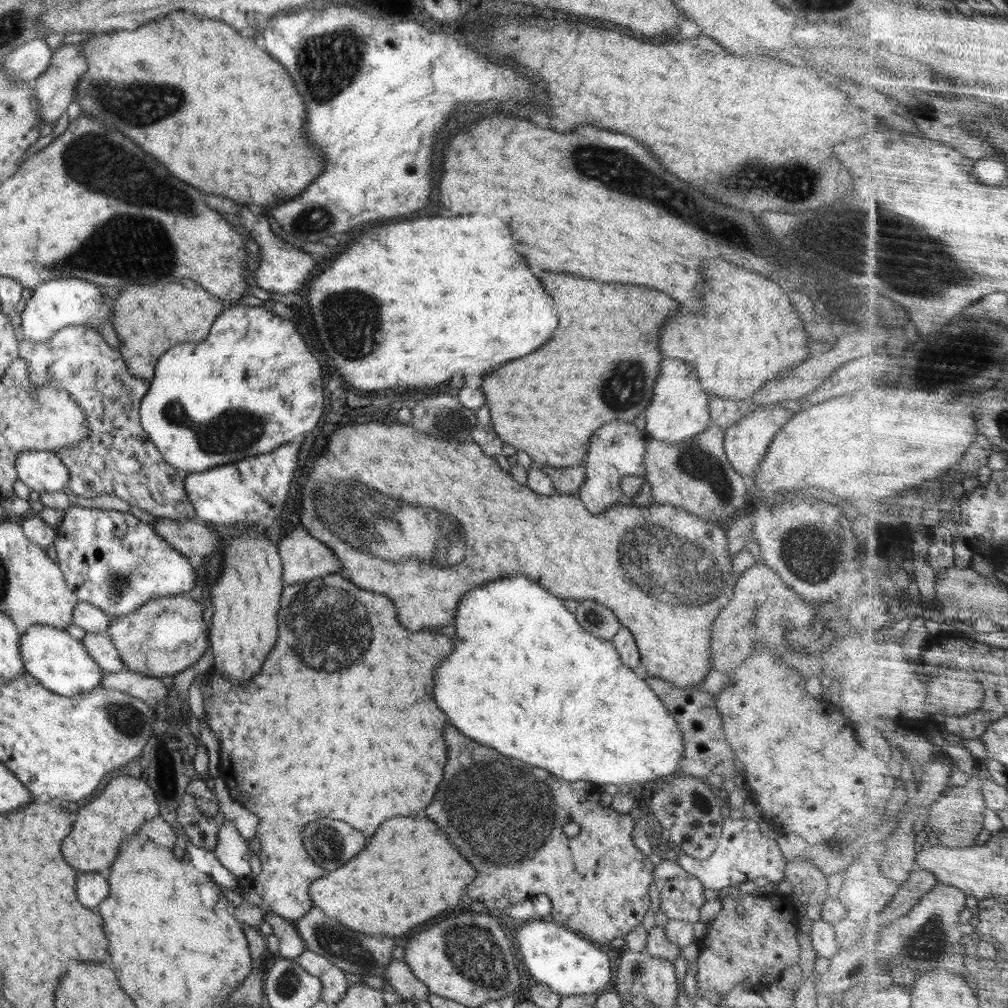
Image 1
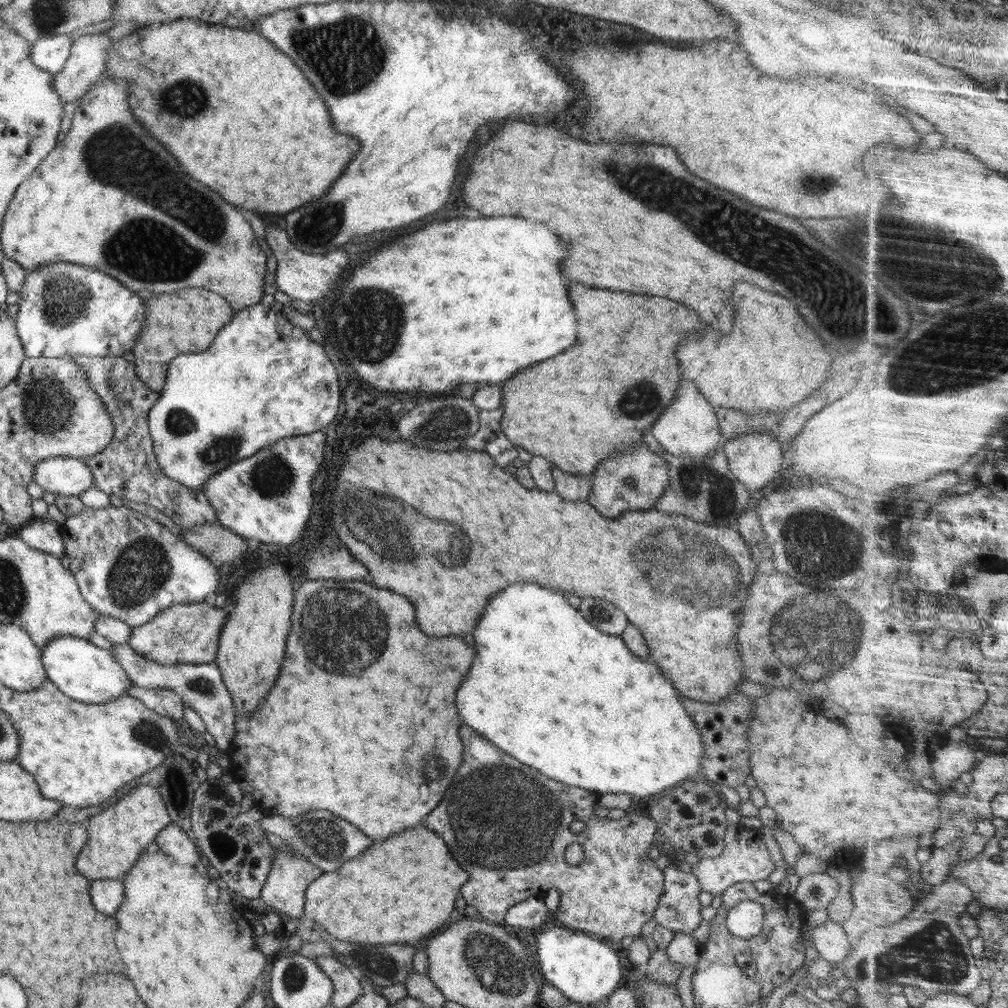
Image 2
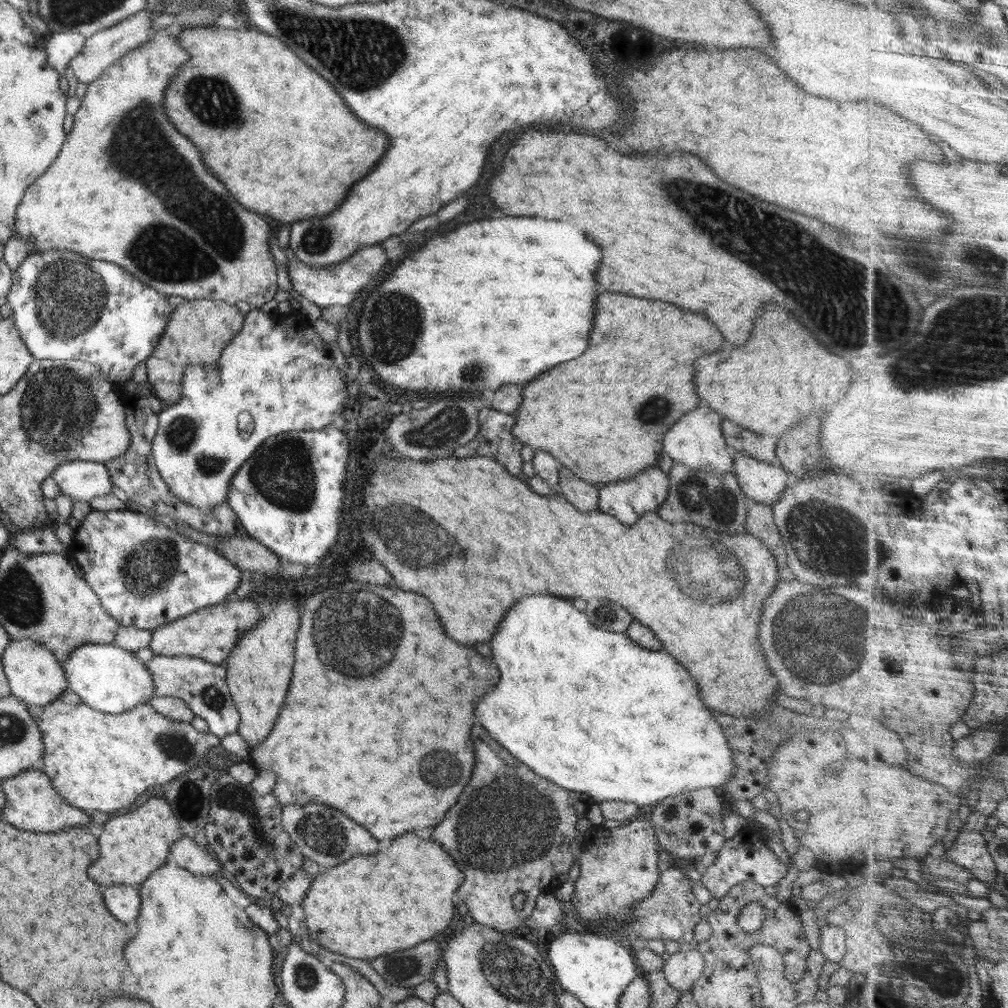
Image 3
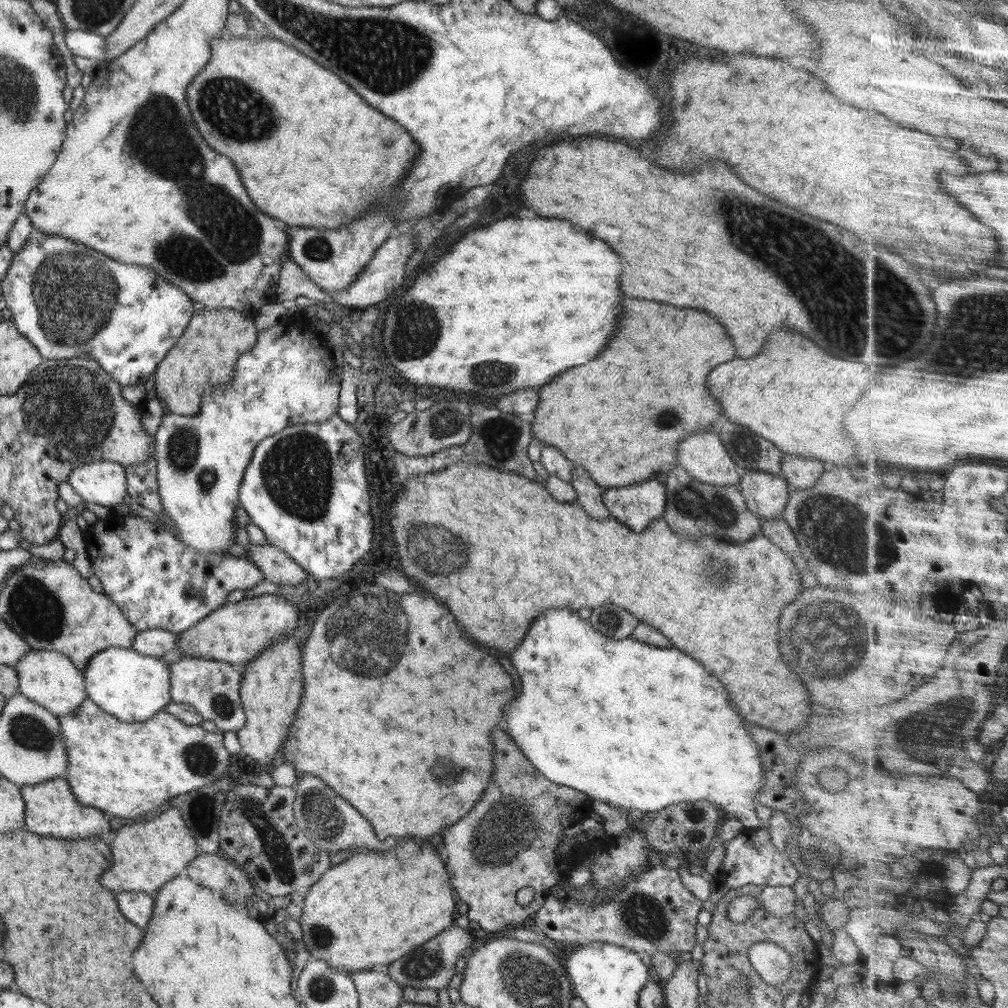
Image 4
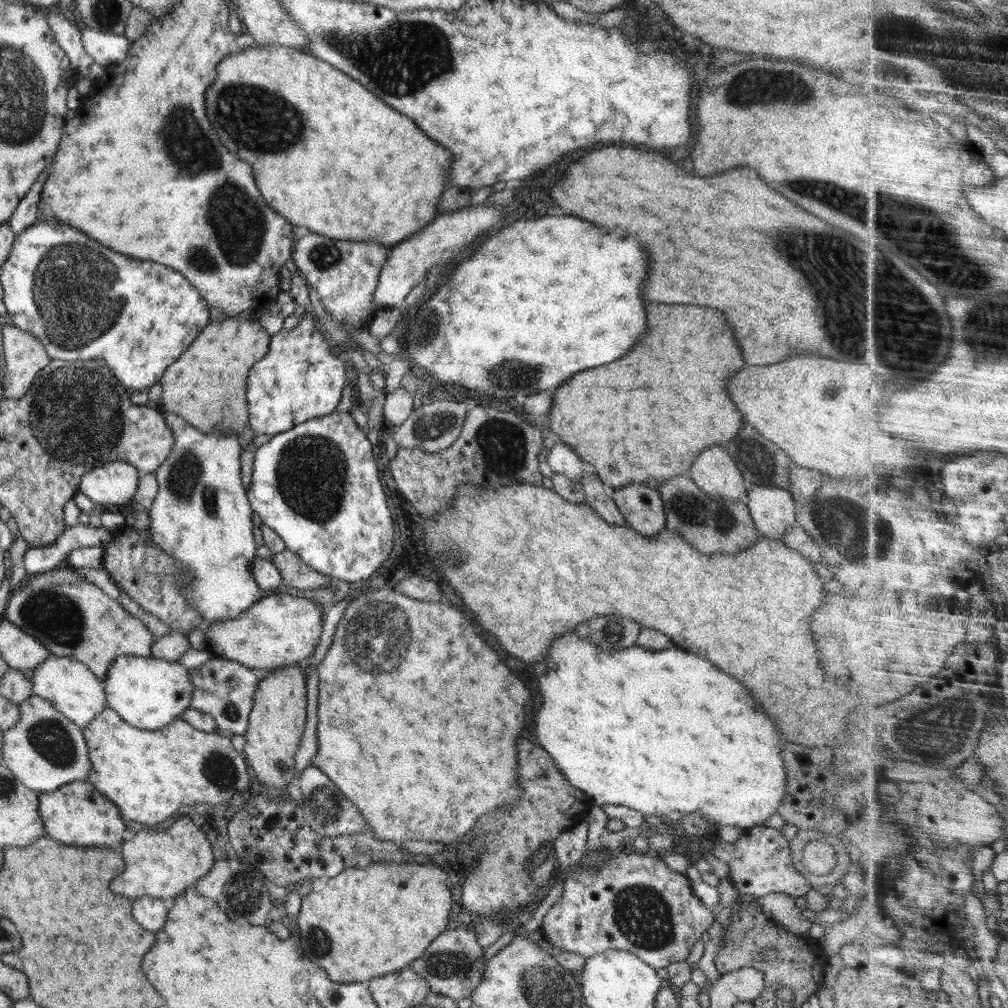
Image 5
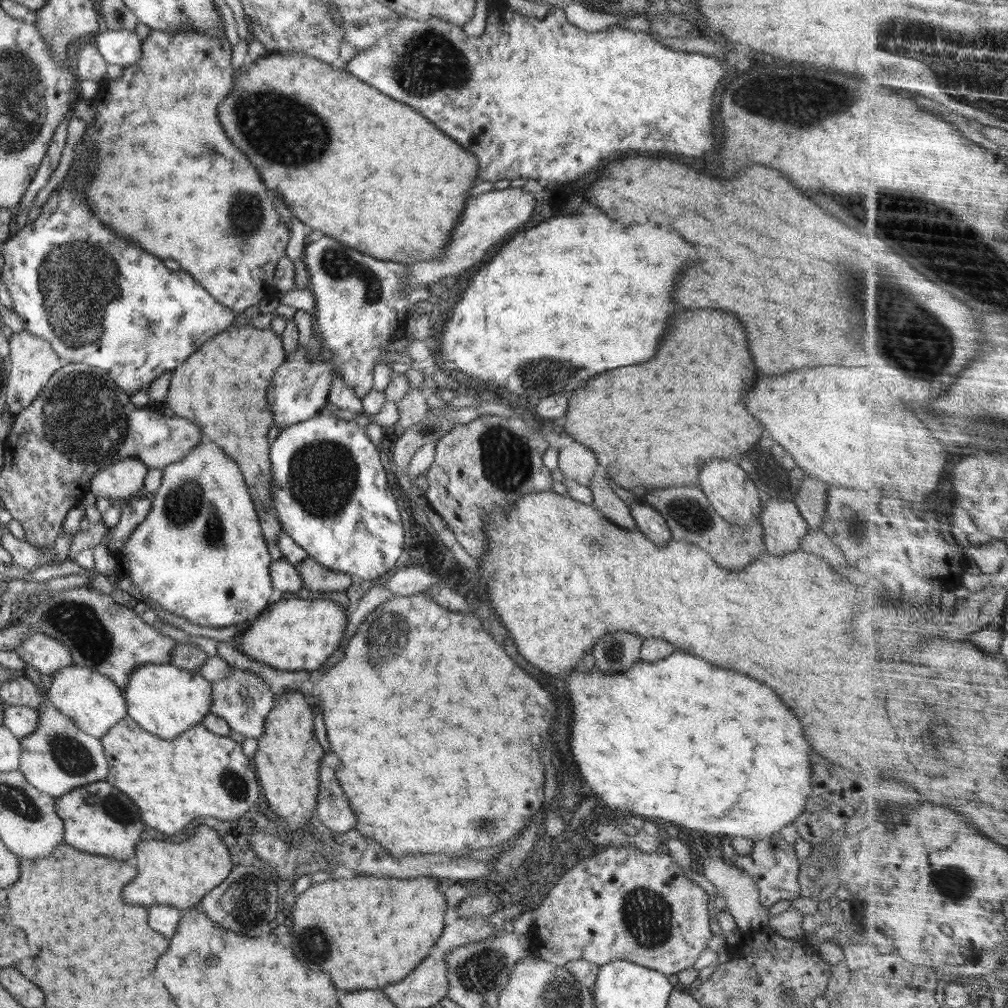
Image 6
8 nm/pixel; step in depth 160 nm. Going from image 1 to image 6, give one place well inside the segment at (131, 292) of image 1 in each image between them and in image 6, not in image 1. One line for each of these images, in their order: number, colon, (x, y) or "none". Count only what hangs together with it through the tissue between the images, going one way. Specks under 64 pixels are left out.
2: (186, 321)
3: (198, 330)
4: (204, 358)
5: (207, 385)
6: (222, 387)

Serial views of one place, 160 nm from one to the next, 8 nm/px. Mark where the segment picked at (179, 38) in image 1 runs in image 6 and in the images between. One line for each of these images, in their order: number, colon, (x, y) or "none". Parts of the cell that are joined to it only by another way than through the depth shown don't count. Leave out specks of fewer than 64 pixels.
2: (277, 150)
3: (268, 126)
4: (311, 151)
5: (327, 154)
6: (365, 169)

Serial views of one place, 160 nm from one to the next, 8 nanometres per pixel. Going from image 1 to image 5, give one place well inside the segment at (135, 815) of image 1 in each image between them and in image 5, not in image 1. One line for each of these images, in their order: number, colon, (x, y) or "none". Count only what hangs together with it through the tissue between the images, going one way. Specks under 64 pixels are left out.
2: (117, 836)
3: (133, 843)
4: (147, 854)
5: (163, 864)

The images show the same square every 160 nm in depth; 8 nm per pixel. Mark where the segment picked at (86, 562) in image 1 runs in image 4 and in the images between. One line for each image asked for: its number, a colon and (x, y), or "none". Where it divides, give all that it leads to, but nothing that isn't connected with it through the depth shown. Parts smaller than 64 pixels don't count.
2: (127, 566)
3: (145, 574)
4: (157, 582)

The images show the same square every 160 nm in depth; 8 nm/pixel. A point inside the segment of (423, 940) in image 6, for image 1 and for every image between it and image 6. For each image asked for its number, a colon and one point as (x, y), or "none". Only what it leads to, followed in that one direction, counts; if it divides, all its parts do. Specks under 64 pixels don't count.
1: (411, 872)
2: (413, 893)
3: (362, 914)
4: (366, 910)
5: (366, 922)

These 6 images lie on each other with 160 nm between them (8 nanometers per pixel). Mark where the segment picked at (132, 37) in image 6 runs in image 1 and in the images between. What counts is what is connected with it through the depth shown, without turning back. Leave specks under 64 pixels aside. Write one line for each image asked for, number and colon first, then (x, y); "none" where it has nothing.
1: (28, 62)
2: (50, 53)
3: (61, 48)
4: (88, 45)
5: (105, 49)

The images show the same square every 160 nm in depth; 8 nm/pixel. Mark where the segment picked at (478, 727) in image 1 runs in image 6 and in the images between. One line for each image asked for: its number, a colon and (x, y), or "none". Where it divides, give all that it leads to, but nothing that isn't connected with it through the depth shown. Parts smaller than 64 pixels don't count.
2: (547, 687)
3: (594, 712)
4: (636, 726)
5: (665, 733)
6: (680, 740)

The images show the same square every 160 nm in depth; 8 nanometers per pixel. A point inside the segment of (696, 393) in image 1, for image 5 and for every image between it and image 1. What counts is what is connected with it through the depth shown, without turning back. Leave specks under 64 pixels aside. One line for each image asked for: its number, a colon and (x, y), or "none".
2: (689, 426)
3: (696, 440)
4: (702, 454)
5: (714, 472)

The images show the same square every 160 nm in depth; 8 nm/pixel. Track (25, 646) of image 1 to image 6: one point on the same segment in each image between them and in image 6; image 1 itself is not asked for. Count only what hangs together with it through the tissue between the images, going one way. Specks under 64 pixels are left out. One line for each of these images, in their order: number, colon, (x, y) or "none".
2: (83, 671)
3: (111, 679)
4: (132, 687)
5: (148, 693)
6: (165, 700)

